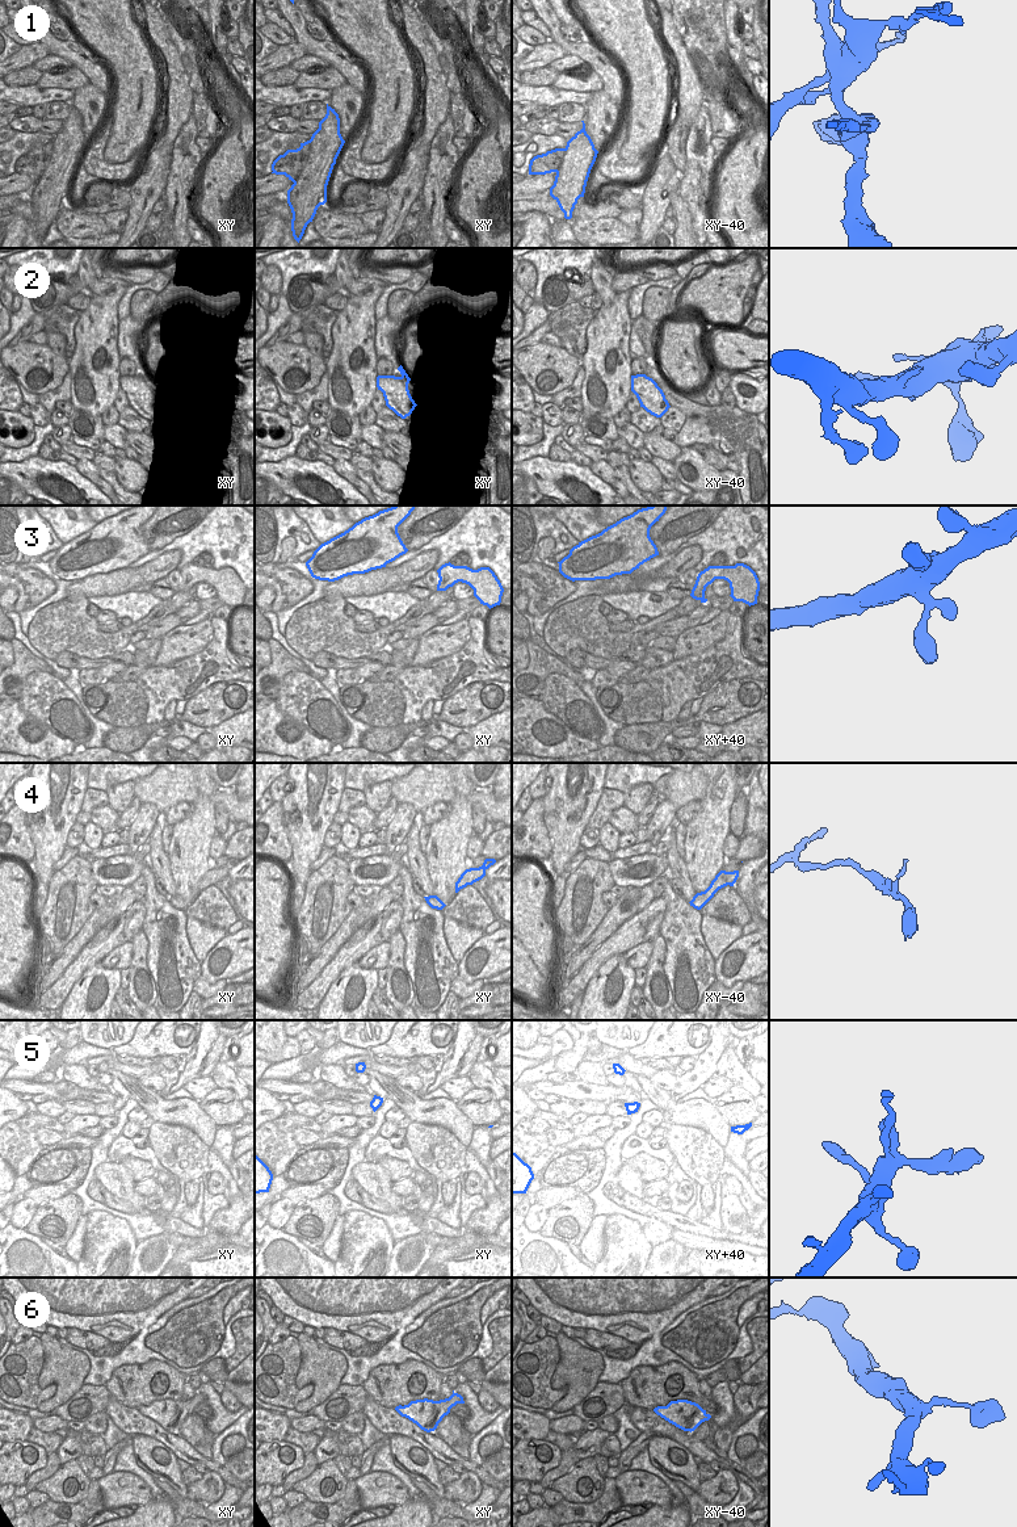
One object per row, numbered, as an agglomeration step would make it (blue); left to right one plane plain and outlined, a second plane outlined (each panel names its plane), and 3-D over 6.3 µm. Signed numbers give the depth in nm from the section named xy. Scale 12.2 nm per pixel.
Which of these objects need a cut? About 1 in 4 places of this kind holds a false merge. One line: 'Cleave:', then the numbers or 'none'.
Cleave: 1

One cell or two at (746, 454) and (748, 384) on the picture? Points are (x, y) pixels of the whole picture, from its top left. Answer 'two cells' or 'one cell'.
two cells

